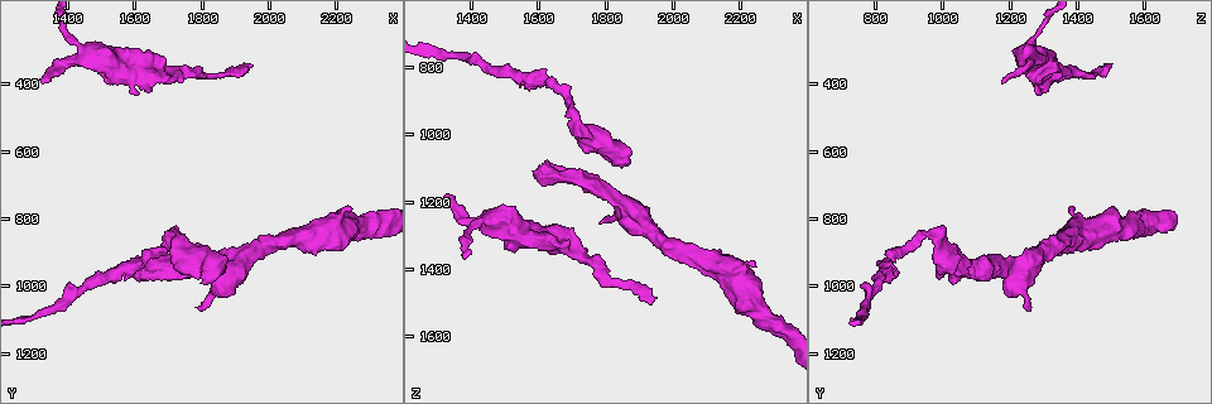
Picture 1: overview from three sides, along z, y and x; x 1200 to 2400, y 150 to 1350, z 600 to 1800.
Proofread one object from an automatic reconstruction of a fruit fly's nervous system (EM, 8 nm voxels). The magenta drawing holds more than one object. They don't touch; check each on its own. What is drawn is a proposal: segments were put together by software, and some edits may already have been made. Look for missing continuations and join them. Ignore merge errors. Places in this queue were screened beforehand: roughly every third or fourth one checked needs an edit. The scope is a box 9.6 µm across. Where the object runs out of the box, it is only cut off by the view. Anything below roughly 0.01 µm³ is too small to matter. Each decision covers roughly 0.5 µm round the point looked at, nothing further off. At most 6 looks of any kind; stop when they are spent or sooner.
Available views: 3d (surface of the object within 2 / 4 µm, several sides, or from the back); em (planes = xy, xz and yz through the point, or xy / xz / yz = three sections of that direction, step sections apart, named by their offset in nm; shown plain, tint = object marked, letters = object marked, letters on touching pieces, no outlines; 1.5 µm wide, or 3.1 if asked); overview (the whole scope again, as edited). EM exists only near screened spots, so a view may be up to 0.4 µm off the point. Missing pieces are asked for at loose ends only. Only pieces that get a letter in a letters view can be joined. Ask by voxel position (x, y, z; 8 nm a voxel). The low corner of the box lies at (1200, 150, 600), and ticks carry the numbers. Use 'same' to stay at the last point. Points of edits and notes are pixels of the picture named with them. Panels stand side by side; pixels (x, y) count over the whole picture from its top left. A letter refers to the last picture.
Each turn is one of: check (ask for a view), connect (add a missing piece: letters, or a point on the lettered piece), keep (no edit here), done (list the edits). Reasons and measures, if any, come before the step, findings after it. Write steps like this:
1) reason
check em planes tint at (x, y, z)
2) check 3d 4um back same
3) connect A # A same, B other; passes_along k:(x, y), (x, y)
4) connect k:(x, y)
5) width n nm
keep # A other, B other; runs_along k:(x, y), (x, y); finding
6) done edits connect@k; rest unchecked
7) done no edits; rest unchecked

tapers out
check em xz step 4 letters at (1940, 340, 1500)

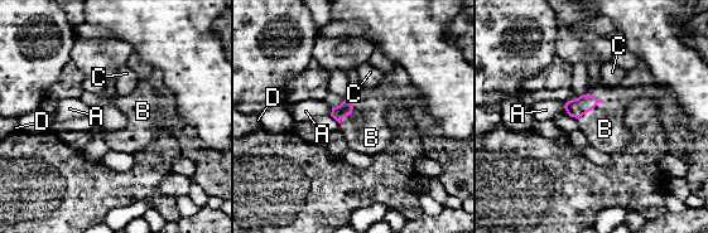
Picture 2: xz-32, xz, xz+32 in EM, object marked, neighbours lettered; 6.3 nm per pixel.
check em planes letters same

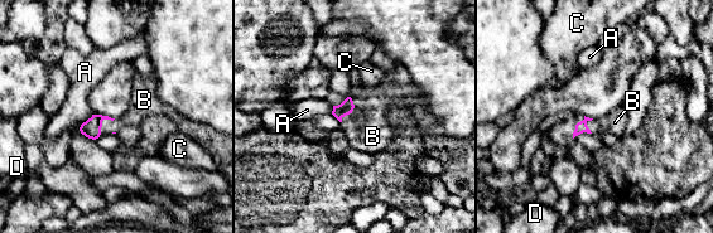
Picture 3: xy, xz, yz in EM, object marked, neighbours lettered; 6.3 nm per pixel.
connect B # A other, B same, C other, D other; passes_along 3:(91, 129), (101, 122), (138, 108); it goes on there

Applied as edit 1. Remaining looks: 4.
check overview

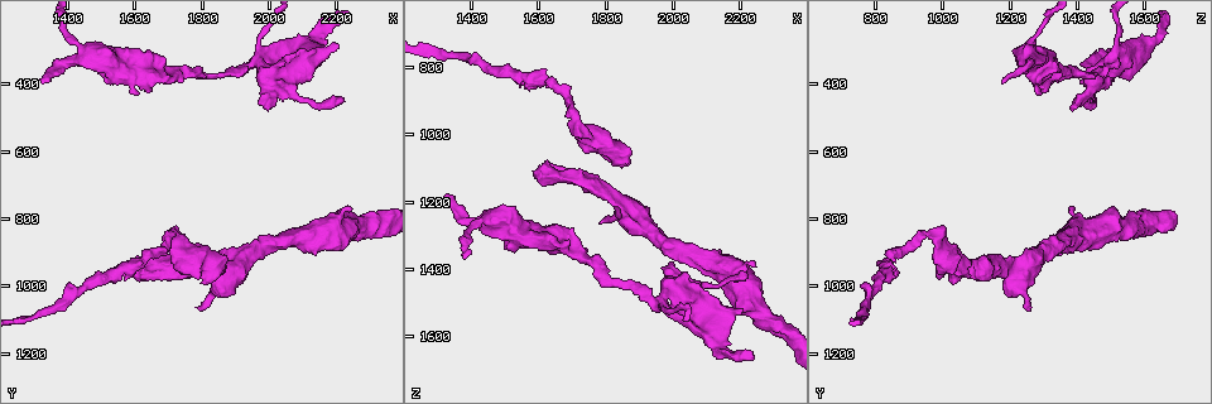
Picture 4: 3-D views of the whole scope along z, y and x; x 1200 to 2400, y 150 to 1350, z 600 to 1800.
check em planes letters at (2250, 760, 1380)

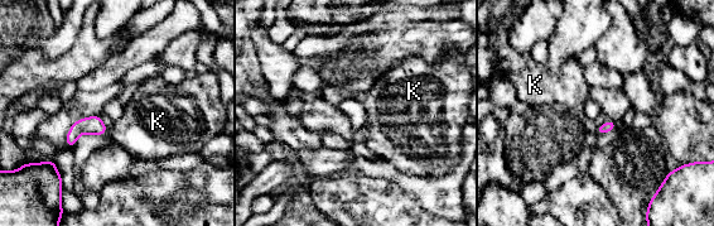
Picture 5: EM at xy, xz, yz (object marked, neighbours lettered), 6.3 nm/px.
keep # K other; border 5:(106, 128), (107, 134); no lettered piece goes on from it

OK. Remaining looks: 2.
stops while still wide
check em planes letters at (1580, 410, 1290)

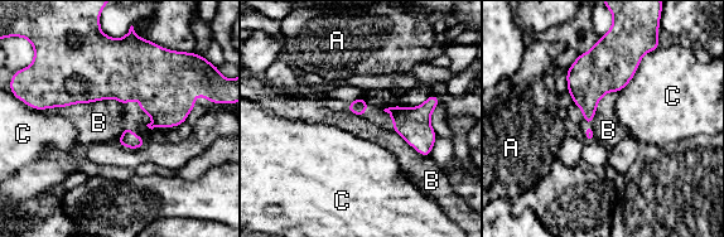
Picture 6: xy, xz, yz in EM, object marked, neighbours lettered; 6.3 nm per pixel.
keep # A other, B other, C other; runs_along 6:(29, 98), (140, 85), (177, 121); none of them fits

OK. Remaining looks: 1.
done edits connect@3; rest unchecked

